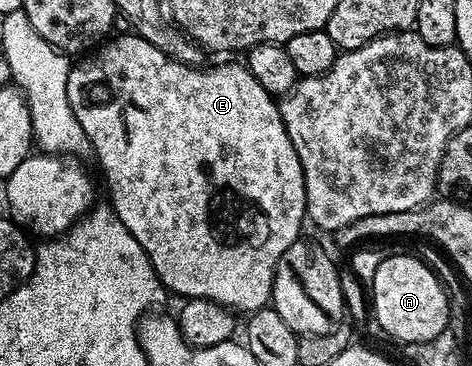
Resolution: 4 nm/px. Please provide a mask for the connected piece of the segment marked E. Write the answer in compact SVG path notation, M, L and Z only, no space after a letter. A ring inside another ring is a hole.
M114 35L96 50L82 55L78 59L81 61L78 64L76 61L70 67L67 78L67 102L71 102L71 110L75 110L75 118L79 118L83 134L87 134L92 155L97 155L97 160L101 163L101 172L105 175L106 186L109 187L108 203L119 222L123 222L123 226L131 230L135 242L143 246L155 274L161 279L162 288L172 295L174 292L175 295L181 296L180 298L210 300L222 304L224 308L237 314L257 312L270 303L279 258L283 258L285 251L302 235L301 223L304 225L307 220L303 166L283 126L278 101L270 96L267 90L263 90L259 82L255 82L244 63L217 64L214 68L192 68L189 64L181 64L185 62L169 56L162 48L155 47L141 36L128 35Z

